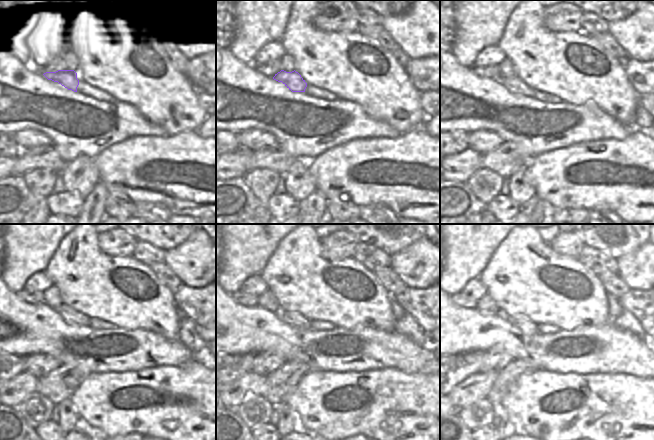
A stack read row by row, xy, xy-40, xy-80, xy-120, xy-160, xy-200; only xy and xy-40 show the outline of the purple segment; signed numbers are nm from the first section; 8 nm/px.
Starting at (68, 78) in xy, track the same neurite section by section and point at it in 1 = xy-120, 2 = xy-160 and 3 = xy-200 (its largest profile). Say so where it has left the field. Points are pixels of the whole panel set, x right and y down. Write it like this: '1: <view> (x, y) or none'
1: xy-120 (74, 318)
2: xy-160 (294, 319)
3: xy-200 (526, 326)

